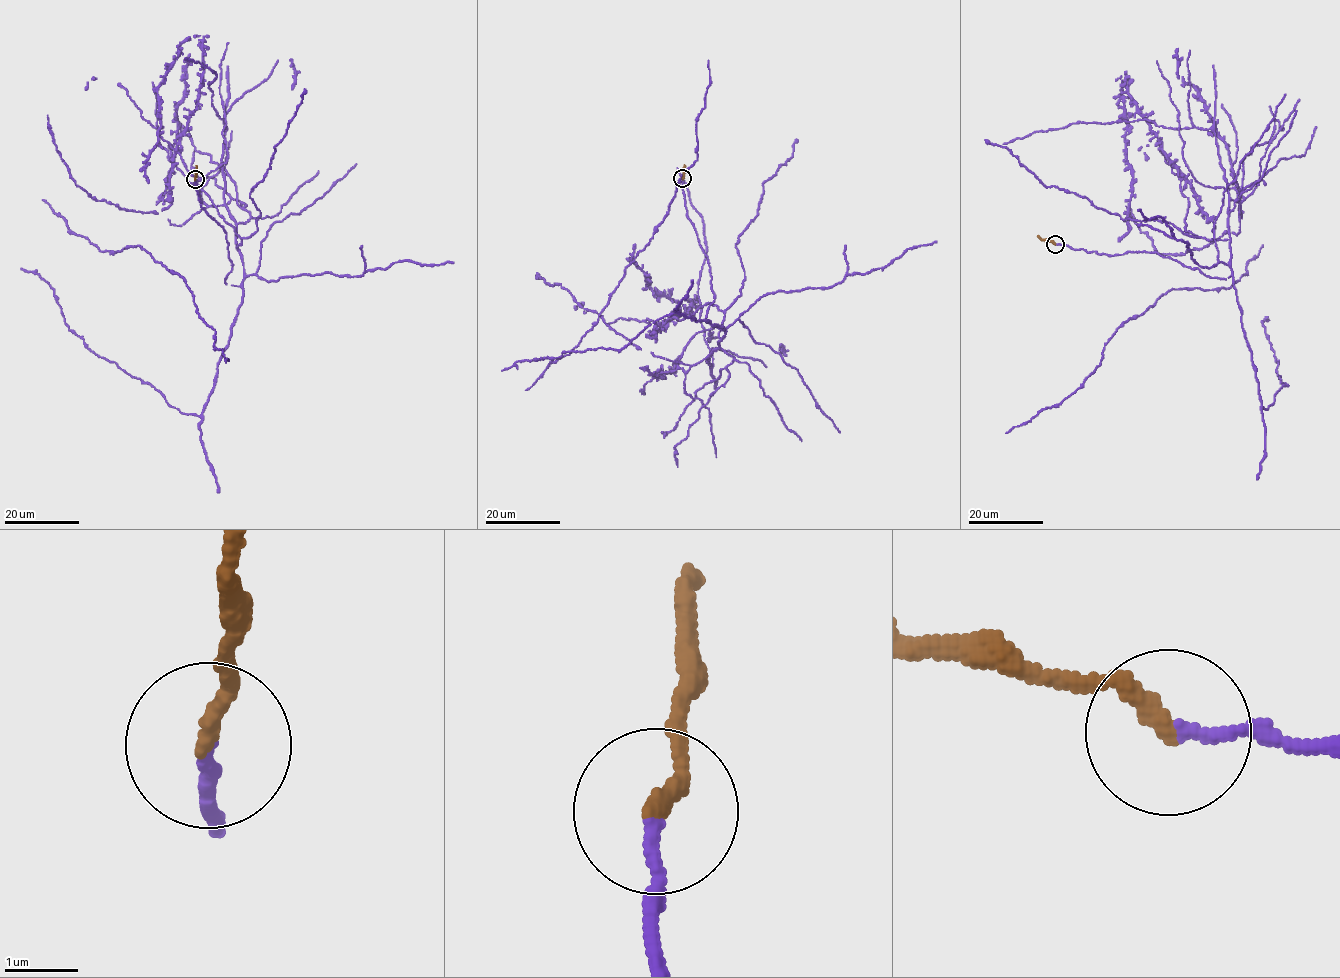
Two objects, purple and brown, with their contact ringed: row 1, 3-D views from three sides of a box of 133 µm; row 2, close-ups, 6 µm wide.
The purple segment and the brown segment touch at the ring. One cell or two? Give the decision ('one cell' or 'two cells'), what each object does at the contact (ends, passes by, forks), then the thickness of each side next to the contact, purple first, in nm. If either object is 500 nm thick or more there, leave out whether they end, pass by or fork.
one cell; purple ends there; brown ends there; 160 nm thick on the purple side, 240 nm on the other

